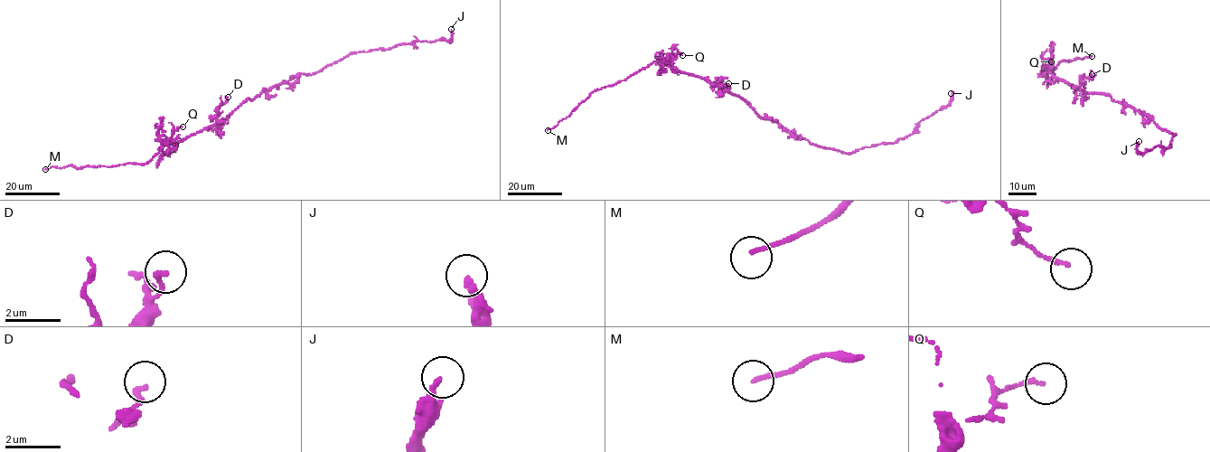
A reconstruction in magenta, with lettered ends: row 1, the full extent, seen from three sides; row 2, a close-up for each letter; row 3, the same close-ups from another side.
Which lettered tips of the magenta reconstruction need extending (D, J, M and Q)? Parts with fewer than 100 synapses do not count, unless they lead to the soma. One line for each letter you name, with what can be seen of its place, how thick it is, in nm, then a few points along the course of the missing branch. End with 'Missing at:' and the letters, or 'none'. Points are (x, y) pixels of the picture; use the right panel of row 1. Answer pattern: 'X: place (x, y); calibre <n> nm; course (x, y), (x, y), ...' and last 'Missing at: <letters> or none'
M: place (1092, 56); calibre 130 nm; course (1092, 56), (1106, 61), (1107, 64)
Missing at: M

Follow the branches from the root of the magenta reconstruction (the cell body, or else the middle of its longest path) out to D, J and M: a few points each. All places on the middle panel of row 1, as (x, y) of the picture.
D: (752, 108), (741, 98), (720, 89), (717, 82), (726, 86), (728, 83)
J: (752, 108), (794, 136), (851, 154), (910, 136), (922, 121), (949, 104), (951, 93)
M: (752, 108), (741, 98), (701, 78), (654, 61), (623, 81), (596, 89), (569, 116), (548, 130)

